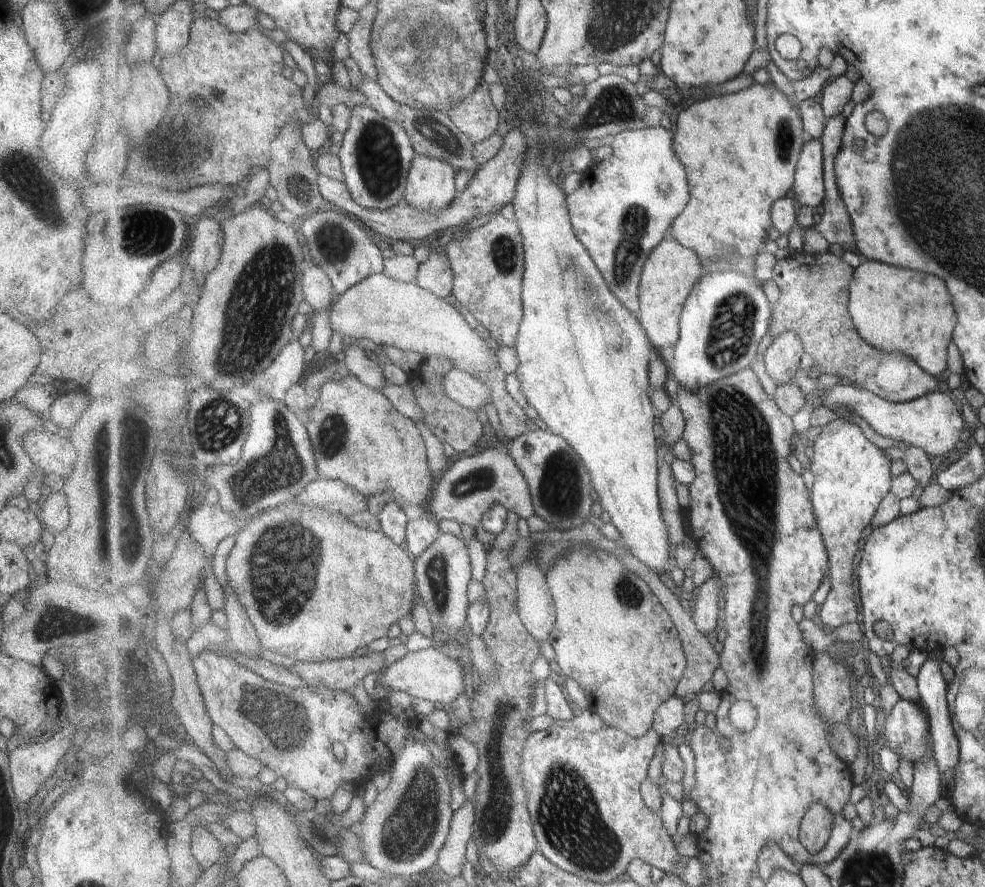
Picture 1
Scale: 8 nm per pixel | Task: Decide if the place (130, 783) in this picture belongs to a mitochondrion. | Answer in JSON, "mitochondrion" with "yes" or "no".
{"mitochondrion":"no"}

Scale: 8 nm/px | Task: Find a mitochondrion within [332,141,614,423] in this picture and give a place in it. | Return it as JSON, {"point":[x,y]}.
{"point":[503,251]}

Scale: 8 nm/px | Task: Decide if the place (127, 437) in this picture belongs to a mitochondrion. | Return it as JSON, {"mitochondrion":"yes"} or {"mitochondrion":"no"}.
{"mitochondrion":"yes"}

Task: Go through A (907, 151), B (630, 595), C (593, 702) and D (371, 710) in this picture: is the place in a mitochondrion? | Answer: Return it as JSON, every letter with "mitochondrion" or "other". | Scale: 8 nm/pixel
{"A":"mitochondrion","B":"mitochondrion","C":"other","D":"other"}

